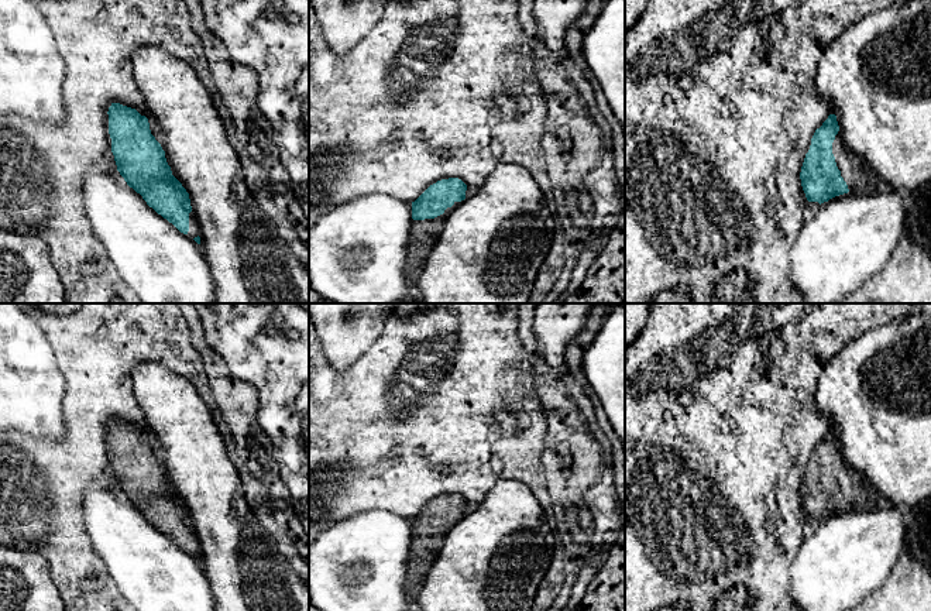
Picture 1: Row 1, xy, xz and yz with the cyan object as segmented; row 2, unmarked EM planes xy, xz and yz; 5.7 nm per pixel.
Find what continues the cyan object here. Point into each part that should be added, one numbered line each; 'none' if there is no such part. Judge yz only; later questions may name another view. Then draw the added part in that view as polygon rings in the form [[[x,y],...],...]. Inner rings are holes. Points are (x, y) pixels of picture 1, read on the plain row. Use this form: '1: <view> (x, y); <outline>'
1: yz (859, 494); [[[839,447],[832,459],[832,470],[849,508],[865,511],[877,508],[882,504],[880,495],[869,485],[865,477],[845,463]]]

